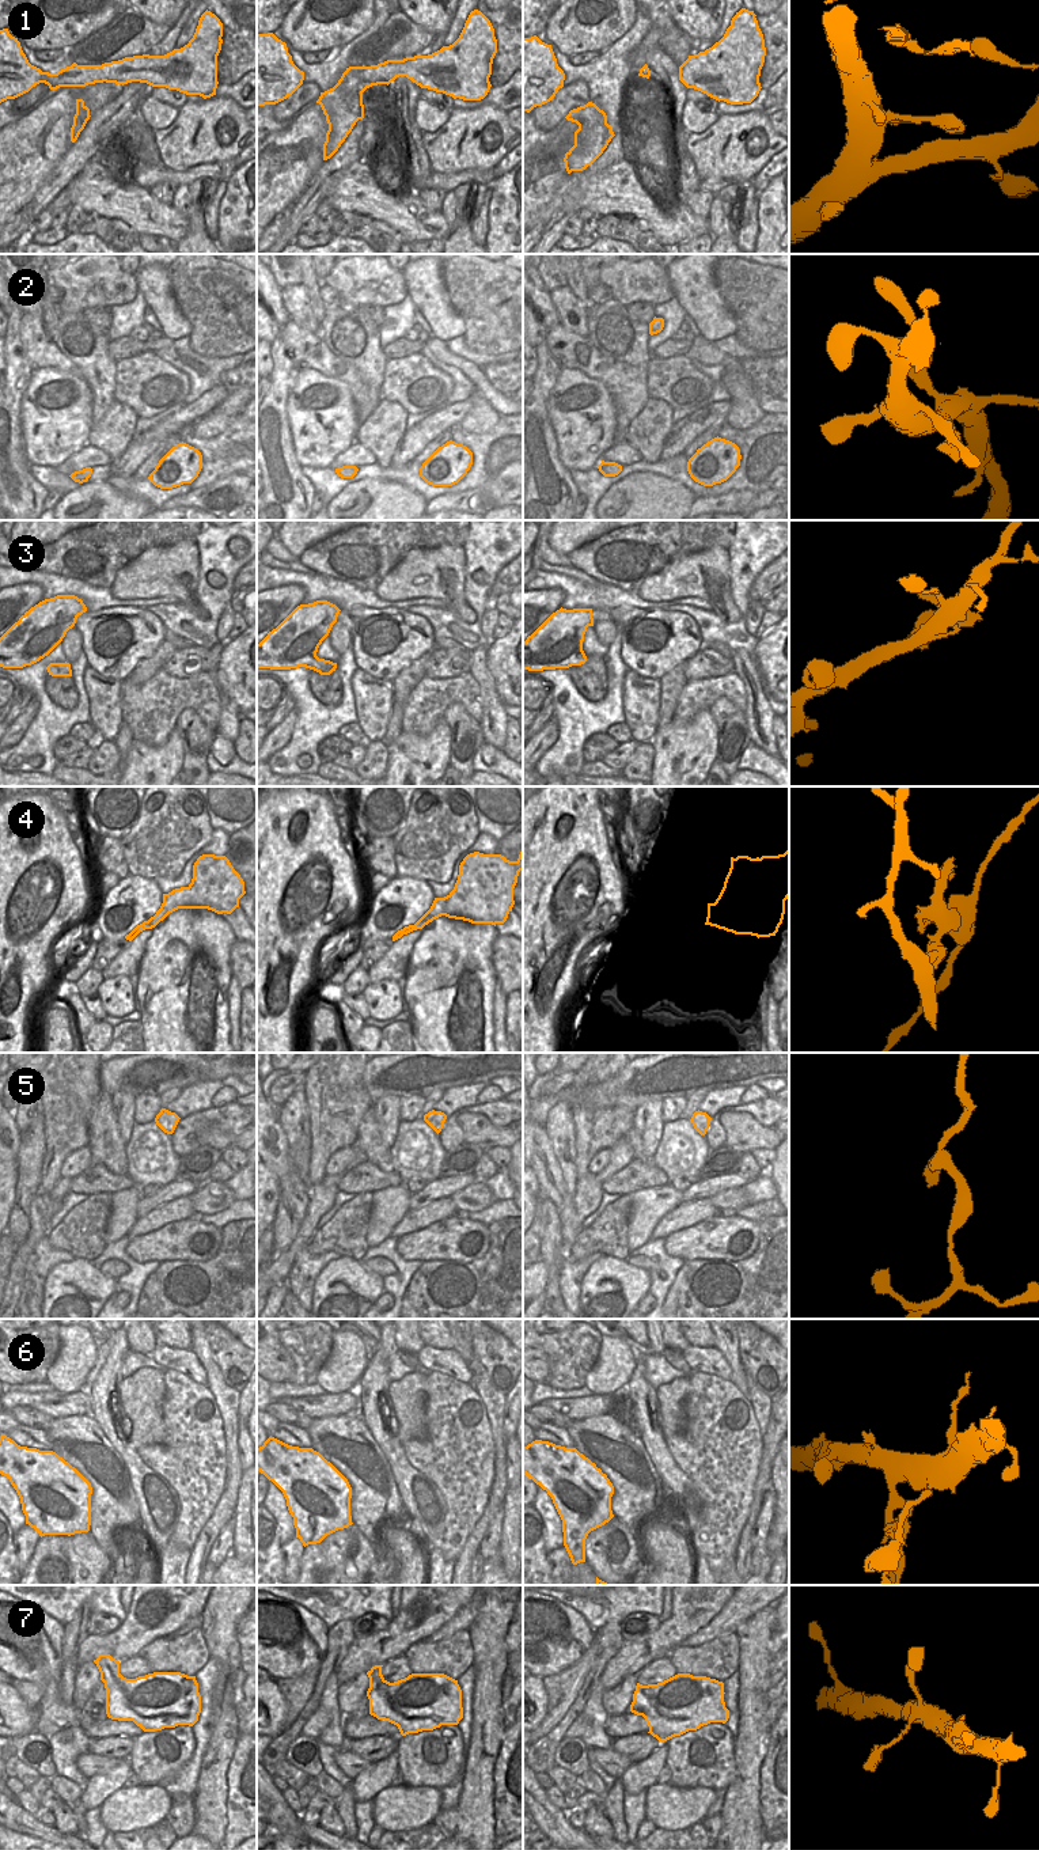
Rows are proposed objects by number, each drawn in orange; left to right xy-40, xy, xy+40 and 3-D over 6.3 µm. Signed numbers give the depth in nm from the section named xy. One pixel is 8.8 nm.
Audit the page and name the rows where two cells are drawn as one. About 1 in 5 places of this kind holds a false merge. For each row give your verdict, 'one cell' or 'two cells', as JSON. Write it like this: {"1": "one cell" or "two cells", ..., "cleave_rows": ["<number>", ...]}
{"1": "one cell", "2": "one cell", "3": "one cell", "4": "two cells", "5": "one cell", "6": "two cells", "7": "one cell", "cleave_rows": ["4", "6"]}

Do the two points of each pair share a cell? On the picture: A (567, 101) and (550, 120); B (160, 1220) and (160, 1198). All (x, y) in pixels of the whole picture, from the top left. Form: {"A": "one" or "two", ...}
{"A": "one", "B": "two"}

